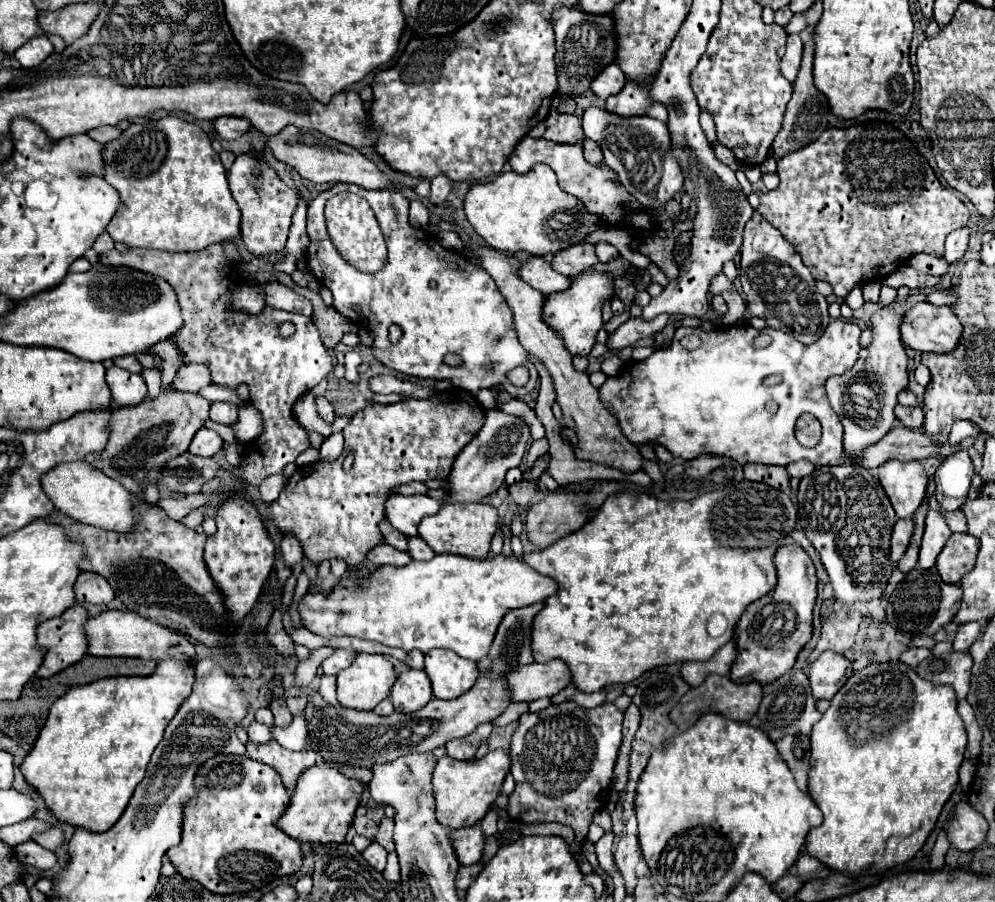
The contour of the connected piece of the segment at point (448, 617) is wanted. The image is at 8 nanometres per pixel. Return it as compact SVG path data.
M513 552L509 556L495 554L485 560L457 554L439 554L429 562L413 560L403 568L383 566L367 580L341 580L327 594L327 598L323 592L313 588L299 602L299 614L303 626L319 636L357 636L385 646L403 648L407 652L417 648L423 654L431 652L433 648L449 648L461 658L481 662L487 656L487 648L495 638L501 618L509 610L531 606L535 602L545 602L557 590L559 586L551 576L541 576L535 568L531 568L523 558L517 558Z

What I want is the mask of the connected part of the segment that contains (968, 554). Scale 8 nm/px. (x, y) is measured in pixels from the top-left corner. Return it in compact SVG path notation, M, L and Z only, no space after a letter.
M951 534L941 554L937 556L937 572L947 584L957 584L971 568L979 552L979 540L971 534Z

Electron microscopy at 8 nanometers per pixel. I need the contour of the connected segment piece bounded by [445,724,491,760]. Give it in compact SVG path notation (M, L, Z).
M483 724L469 736L447 742L445 744L447 754L451 754L451 758L455 758L455 760L471 760L475 756L477 748L481 746L481 742L485 742L489 738L489 734L491 734L491 724Z

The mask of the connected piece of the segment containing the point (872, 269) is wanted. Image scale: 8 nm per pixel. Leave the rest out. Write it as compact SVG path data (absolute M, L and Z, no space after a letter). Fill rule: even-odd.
M869 122L869 124L847 126L847 128L827 128L815 142L783 156L777 162L777 176L779 176L779 186L775 190L769 190L769 192L761 194L761 204L759 204L757 212L767 222L771 222L783 234L783 238L787 238L787 242L801 254L803 264L807 264L813 278L829 282L833 286L835 296L841 296L841 298L845 298L853 290L855 284L863 284L863 282L869 282L869 280L883 280L895 268L899 268L901 262L907 262L907 258L911 254L923 252L923 254L931 254L931 256L941 258L945 236L951 234L953 230L963 228L969 220L969 210L965 208L965 204L951 190L941 186L941 182L937 180L933 168L925 162L925 158L919 154L919 150L913 146L913 142L899 128L895 128L889 122Z

